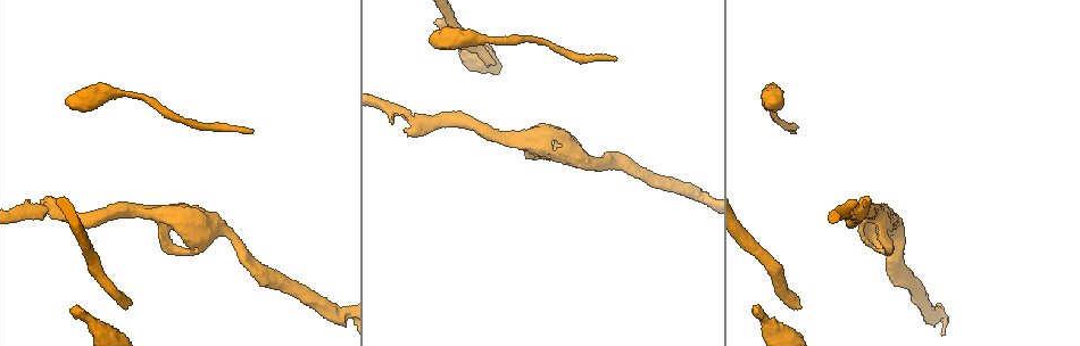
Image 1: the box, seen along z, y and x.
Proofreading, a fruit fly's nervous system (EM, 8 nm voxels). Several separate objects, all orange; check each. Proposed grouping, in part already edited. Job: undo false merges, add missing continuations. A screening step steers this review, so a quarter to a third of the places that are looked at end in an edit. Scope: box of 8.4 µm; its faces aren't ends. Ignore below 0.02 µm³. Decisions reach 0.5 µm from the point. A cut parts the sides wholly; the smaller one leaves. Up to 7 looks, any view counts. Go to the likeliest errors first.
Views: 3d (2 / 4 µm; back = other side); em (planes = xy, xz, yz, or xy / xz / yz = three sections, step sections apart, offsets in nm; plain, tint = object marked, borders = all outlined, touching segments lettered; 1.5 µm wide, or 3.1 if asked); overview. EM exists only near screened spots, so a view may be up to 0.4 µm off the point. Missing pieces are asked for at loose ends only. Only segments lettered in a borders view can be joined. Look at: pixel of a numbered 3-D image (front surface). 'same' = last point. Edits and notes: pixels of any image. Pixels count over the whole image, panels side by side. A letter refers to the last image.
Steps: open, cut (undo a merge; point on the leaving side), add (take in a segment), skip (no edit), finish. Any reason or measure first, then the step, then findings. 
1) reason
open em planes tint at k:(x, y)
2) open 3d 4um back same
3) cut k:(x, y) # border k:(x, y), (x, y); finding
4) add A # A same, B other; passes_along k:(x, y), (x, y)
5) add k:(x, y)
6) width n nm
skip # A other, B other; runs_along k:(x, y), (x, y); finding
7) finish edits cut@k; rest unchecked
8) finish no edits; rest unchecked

free end
open em planes borders at 1:(127, 306)

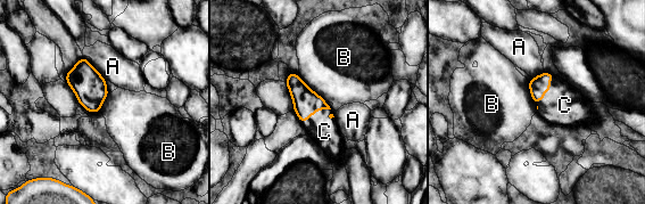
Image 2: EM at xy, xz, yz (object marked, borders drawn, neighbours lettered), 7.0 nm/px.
add C # A other, B other, C same; passes_along 2:(537, 86), (547, 90), (564, 105); the neuron continues

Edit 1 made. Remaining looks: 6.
thin end
open 3d 4um at 1:(616, 60)

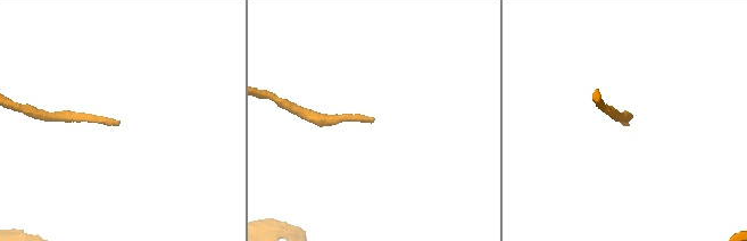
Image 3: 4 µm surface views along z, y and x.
now the EM
open em xy step 8 tint at 3:(119, 121)

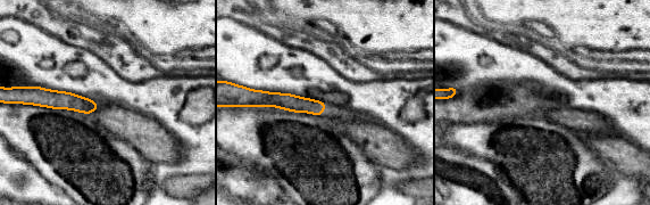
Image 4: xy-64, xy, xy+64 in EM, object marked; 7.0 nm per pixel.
open em planes borders same

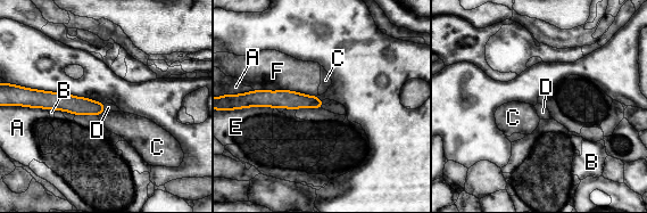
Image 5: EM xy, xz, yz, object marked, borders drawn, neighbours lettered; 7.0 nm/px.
add D # A other, B other, C other, D same, E other, F other; passes_along 5:(76, 105), (104, 108), (108, 107); it goes on there

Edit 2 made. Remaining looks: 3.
redraw
open overview

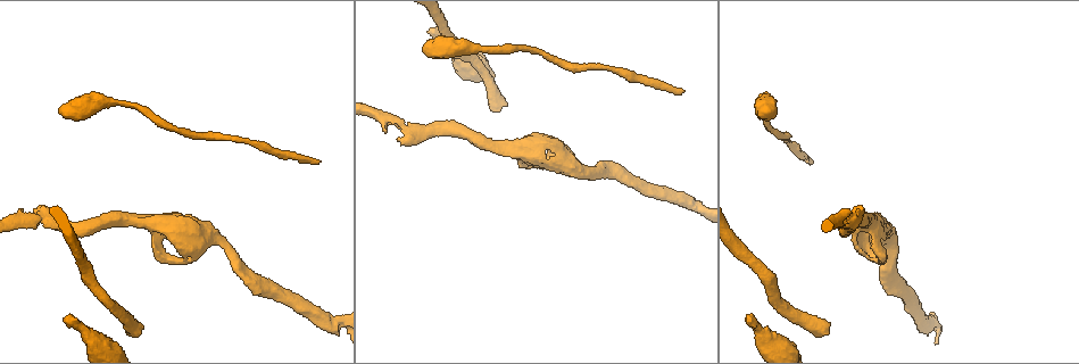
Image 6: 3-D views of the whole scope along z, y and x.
an open end
open em xy step 4 tint at 6:(862, 253)

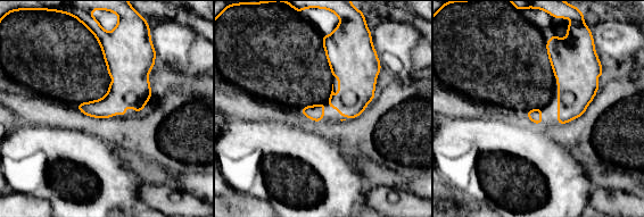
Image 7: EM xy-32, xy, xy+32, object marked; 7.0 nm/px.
another direction
open em planes borders same

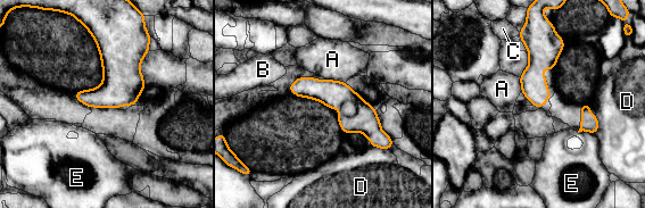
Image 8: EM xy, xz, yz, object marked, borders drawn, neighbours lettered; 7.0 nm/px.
longest_contact A 150 nm
skip # A other, B other, C other, D other, E other; border 8:(586, 131), (594, 134); none of them fits

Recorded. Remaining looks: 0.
finish edits add@2, add@5; rest unchecked

